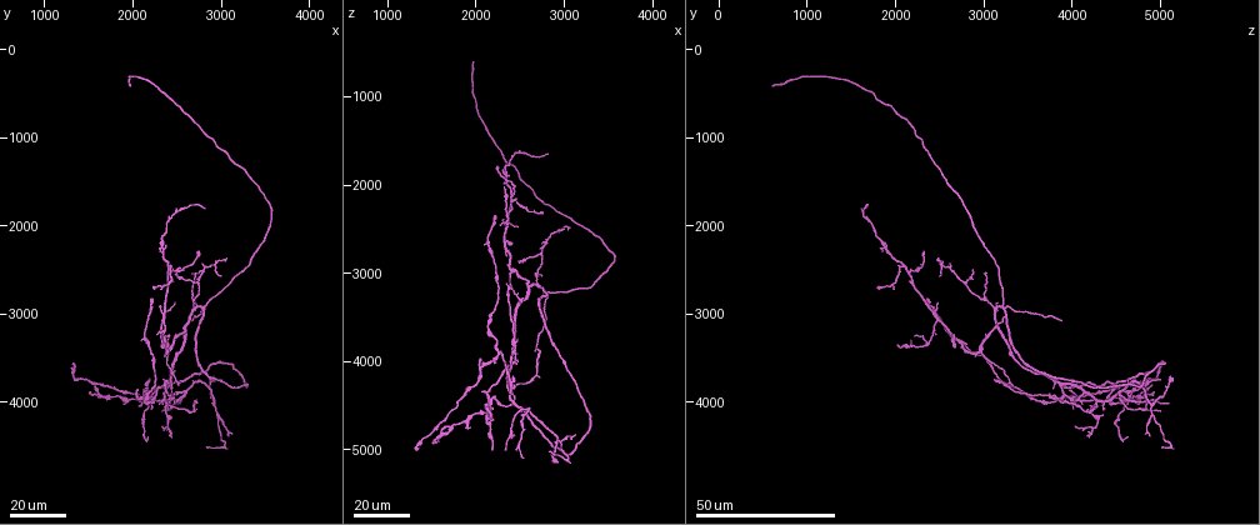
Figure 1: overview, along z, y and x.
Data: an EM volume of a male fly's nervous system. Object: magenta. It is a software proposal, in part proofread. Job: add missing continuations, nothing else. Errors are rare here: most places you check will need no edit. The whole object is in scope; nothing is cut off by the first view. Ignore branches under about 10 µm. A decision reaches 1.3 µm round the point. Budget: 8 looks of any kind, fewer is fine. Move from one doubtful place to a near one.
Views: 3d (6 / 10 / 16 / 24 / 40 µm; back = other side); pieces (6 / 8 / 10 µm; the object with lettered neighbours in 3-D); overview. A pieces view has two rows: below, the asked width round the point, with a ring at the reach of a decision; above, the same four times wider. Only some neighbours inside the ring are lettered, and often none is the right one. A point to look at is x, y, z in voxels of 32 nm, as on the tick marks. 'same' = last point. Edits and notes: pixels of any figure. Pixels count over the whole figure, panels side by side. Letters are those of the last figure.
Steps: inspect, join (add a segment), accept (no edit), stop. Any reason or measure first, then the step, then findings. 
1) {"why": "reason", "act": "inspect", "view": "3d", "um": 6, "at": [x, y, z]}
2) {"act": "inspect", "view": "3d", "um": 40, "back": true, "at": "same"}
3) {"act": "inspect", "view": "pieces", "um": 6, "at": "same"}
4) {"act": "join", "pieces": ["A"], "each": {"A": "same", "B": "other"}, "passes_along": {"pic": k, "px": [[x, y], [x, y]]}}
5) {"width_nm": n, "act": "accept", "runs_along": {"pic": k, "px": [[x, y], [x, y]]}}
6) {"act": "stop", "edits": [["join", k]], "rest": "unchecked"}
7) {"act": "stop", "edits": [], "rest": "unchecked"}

{"why": "branch stops here", "act": "inspect", "view": "3d", "um": 40, "at": [2150, 4400, 4650]}

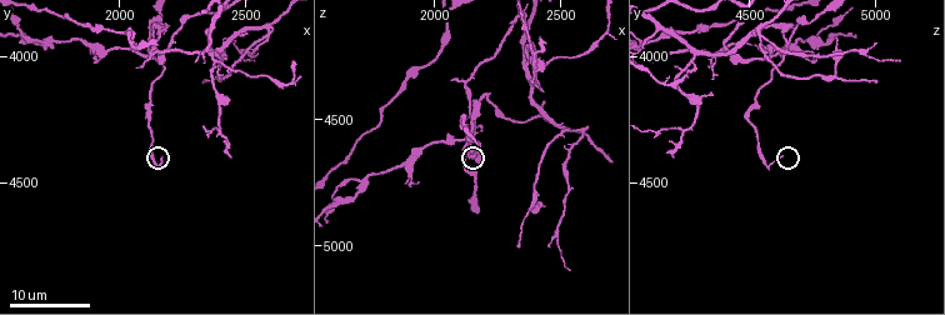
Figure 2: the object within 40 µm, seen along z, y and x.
{"why": "see the neighbours", "act": "inspect", "view": "pieces", "um": 8, "at": [2170, 4390, 4630]}

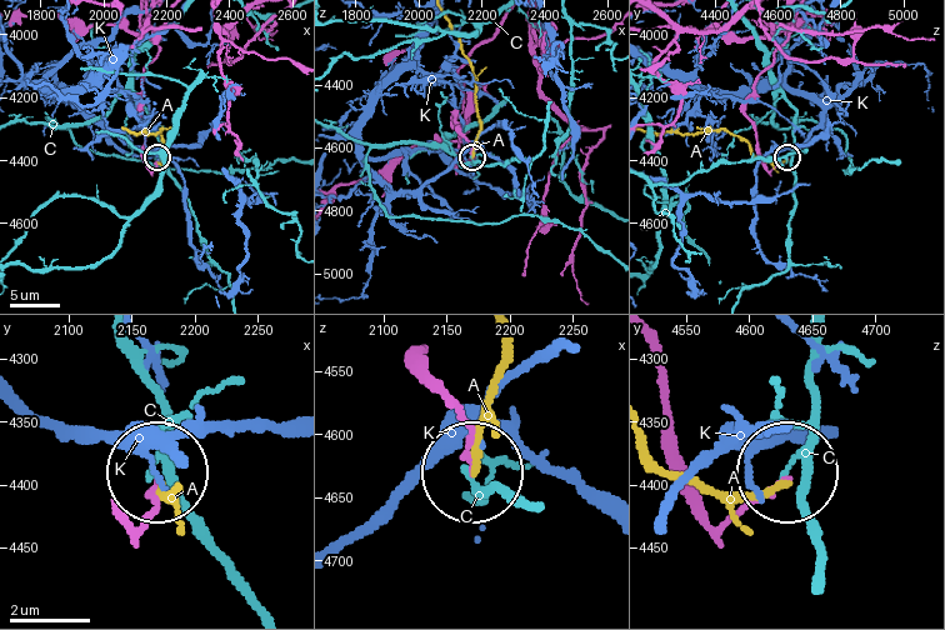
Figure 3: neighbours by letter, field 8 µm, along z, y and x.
{"width_nm": 130, "act": "accept", "each": {"A": "other", "C": "other", "K": "other"}, "found": "no lettered segment goes on from it"}

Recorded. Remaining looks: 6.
{"why": "an open end", "act": "inspect", "view": "3d", "um": 40, "at": [2050, 3900, 3950]}

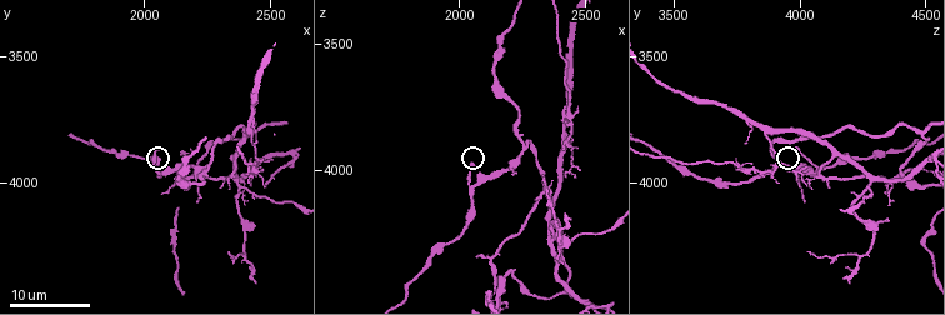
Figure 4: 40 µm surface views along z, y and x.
{"act": "inspect", "view": "pieces", "um": 6, "at": [2050, 3870, 3980]}

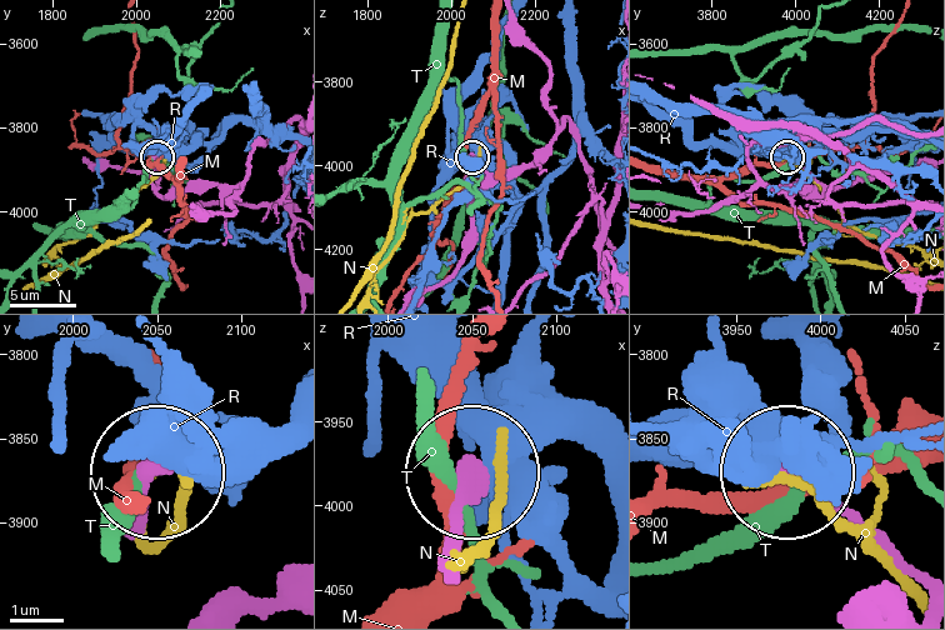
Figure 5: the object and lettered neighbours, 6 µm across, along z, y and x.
{"act": "accept", "each": {"M": "other", "N": "other", "R": "other", "T": "other"}, "runs_along": {"pic": 5, "px": [[449, 546], [471, 470]]}, "found": "none of them fits"}

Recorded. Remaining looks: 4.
{"why": "branch stops here", "act": "inspect", "view": "3d", "um": 40, "at": [1500, 3900, 4950]}

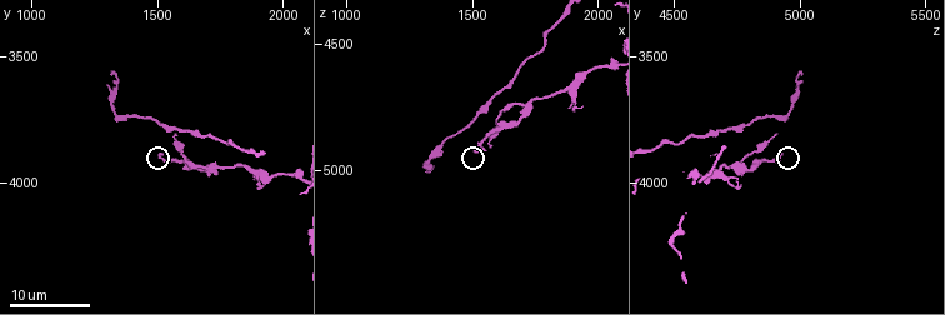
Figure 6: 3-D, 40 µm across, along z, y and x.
{"act": "inspect", "view": "pieces", "um": 8, "at": [1510, 3890, 4940]}

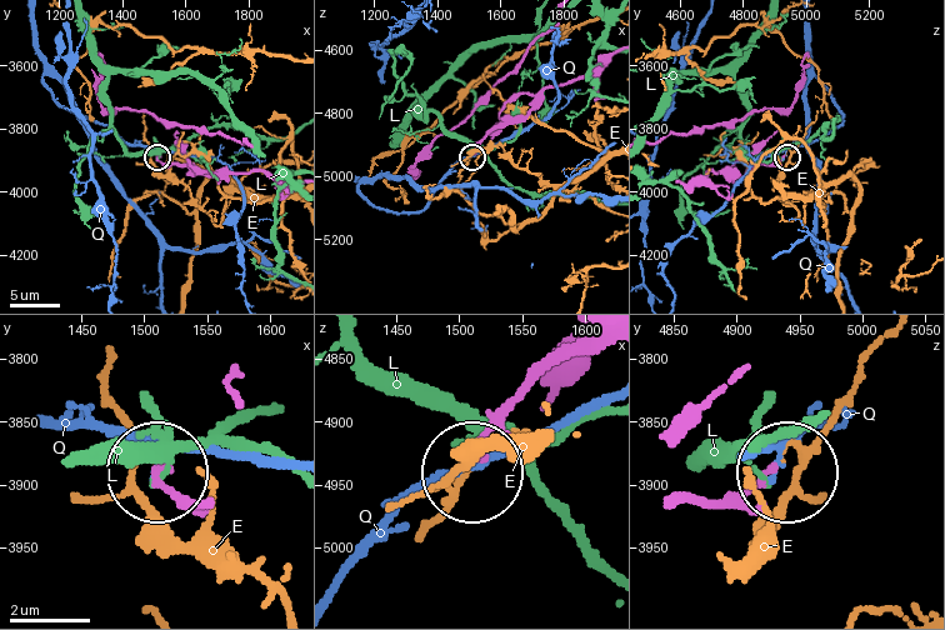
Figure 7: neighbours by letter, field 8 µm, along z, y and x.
{"act": "accept", "each": {"E": "other", "L": "other", "Q": "other"}, "runs_along": {"pic": 7, "px": [[691, 505], [741, 501], [769, 478]]}, "found": "none of them fits"}

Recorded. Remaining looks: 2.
{"why": "long arm stops here", "act": "inspect", "view": "3d", "um": 16, "at": [1330, 3570, 5000]}

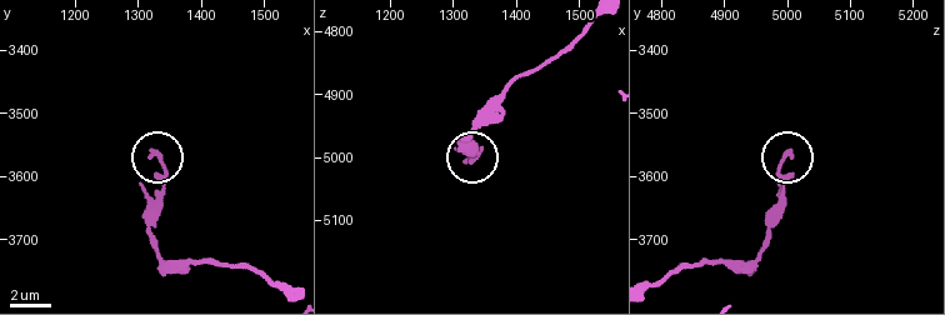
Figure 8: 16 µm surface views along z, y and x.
{"why": "see the neighbours", "act": "inspect", "view": "pieces", "um": 8, "at": [1320, 3560, 5005]}

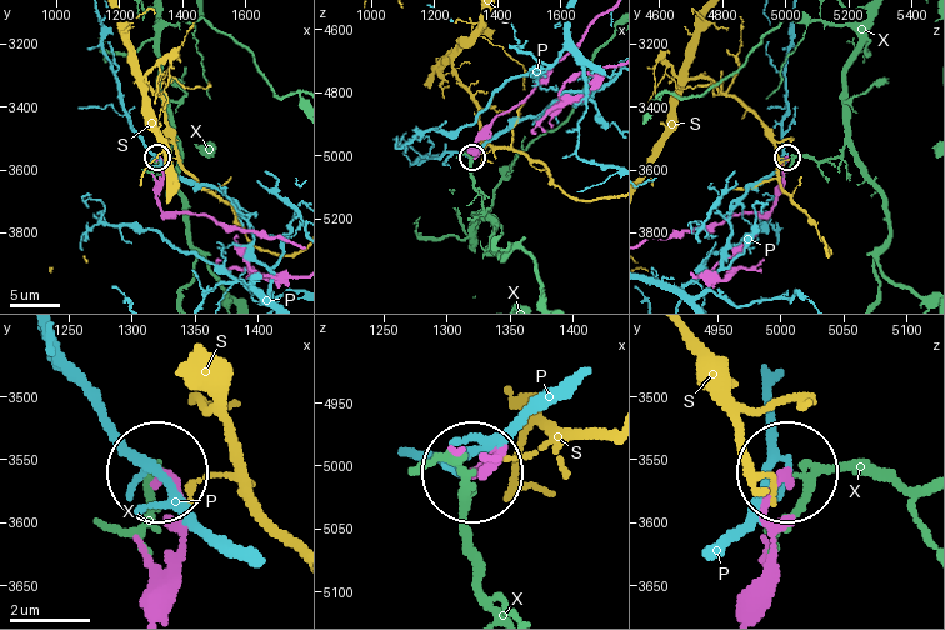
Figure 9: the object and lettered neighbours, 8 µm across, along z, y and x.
{"act": "accept", "each": {"P": "other", "S": "other", "X": "other"}, "runs_along": {"pic": 9, "px": [[750, 608], [770, 548], [770, 498], [788, 470]]}, "found": "no lettered segment goes on from it"}

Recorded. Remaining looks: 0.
{"act": "stop", "edits": [], "rest": "unchecked"}

